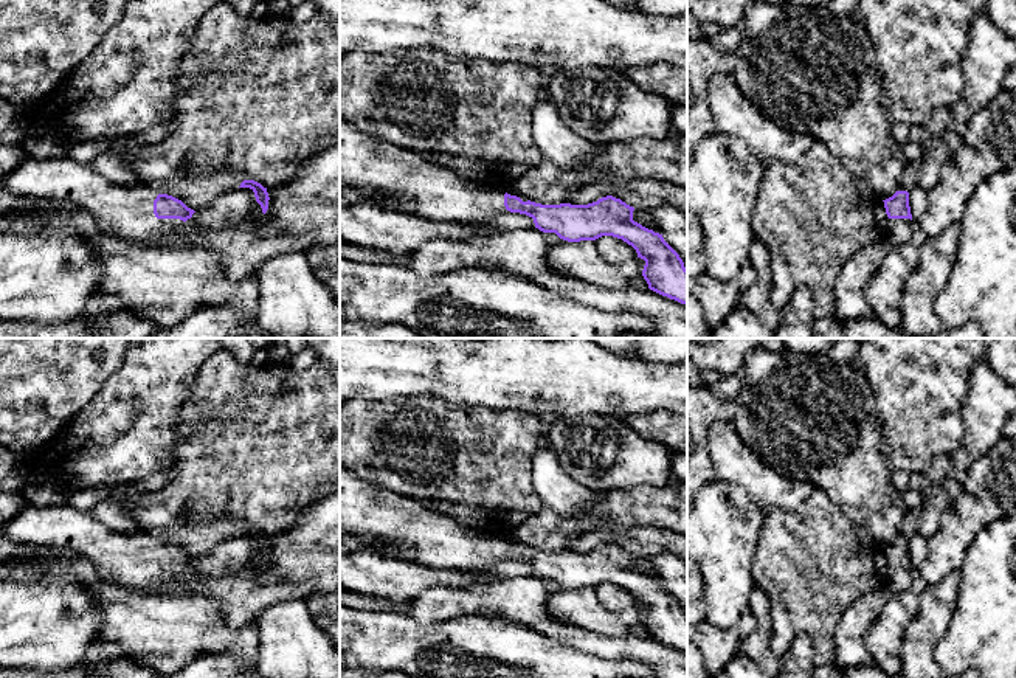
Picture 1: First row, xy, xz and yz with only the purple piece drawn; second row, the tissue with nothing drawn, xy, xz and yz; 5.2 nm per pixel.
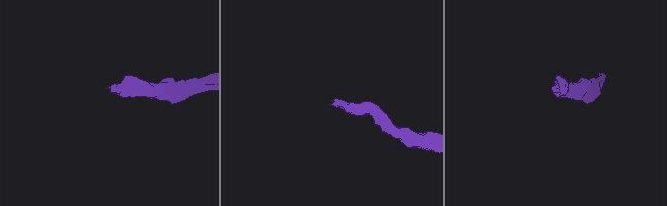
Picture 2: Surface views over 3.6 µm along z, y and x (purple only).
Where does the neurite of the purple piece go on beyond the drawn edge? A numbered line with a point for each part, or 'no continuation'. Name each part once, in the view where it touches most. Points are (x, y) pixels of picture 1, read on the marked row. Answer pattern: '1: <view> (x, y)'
1: xy (127, 213)

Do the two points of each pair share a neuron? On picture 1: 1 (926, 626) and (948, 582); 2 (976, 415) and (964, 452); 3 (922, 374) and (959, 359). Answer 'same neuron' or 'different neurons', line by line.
1: same neuron
2: same neuron
3: same neuron

